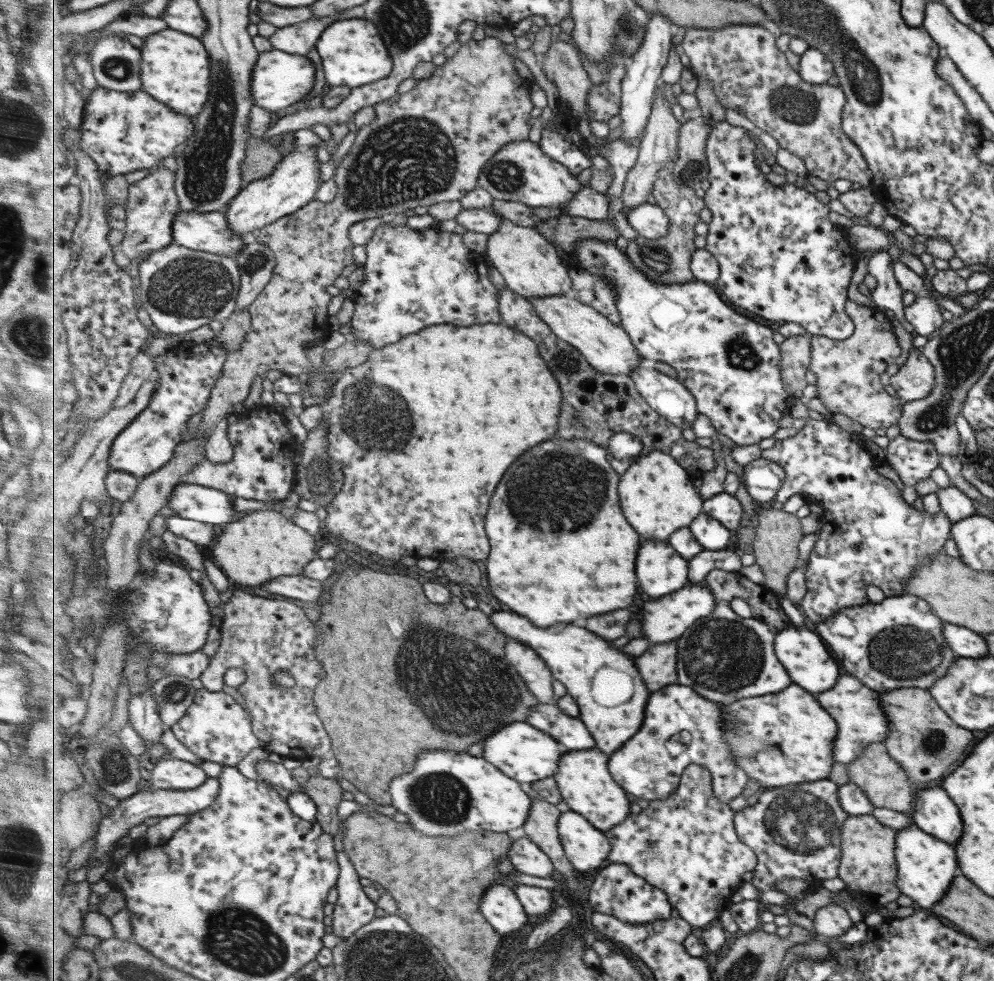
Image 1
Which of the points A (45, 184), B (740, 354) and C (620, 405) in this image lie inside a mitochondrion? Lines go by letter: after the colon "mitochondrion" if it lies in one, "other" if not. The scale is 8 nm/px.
A: other
B: mitochondrion
C: other

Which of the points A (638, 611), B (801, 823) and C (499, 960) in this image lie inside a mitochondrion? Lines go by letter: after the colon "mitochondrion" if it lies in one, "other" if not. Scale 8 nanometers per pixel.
A: other
B: mitochondrion
C: other

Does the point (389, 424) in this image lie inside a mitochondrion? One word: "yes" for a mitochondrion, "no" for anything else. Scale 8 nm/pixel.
yes

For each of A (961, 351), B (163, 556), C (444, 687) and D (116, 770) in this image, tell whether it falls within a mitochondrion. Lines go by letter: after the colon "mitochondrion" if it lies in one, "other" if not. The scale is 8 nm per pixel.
A: mitochondrion
B: other
C: mitochondrion
D: mitochondrion

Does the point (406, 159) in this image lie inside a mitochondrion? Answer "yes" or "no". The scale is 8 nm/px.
yes

